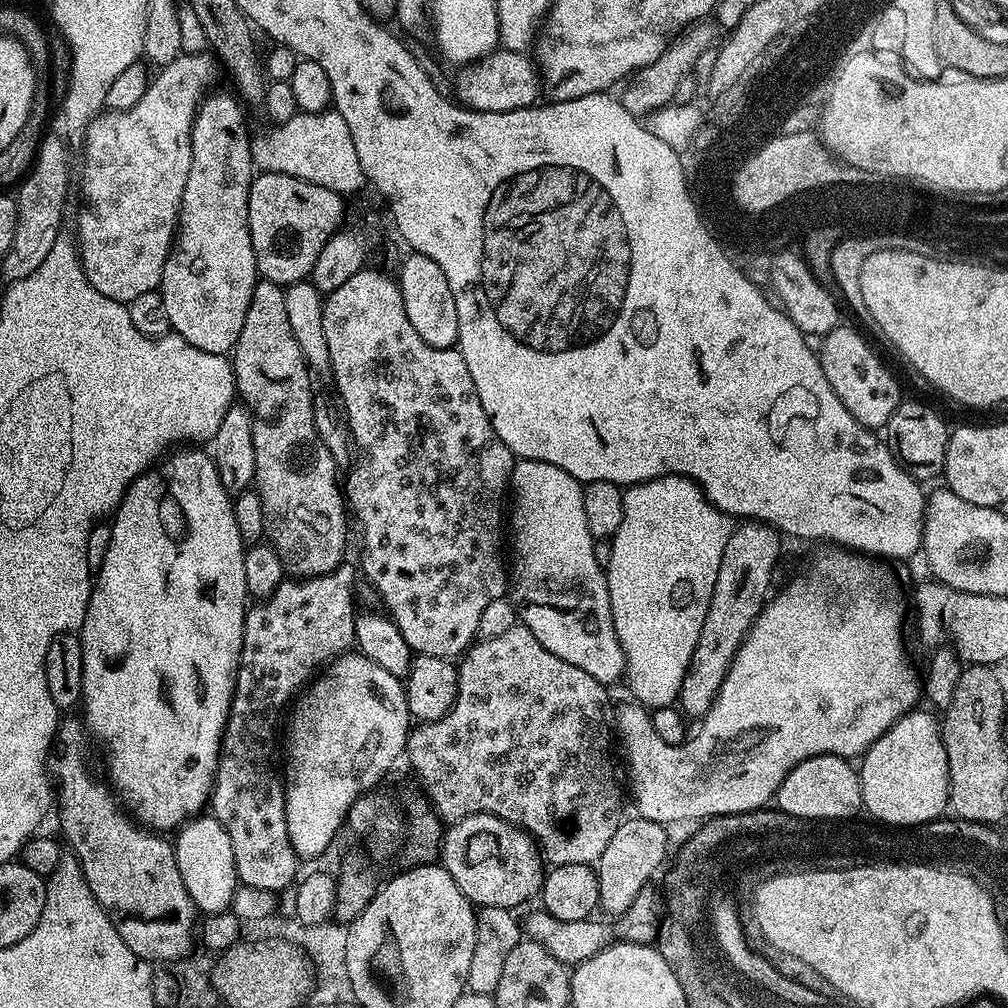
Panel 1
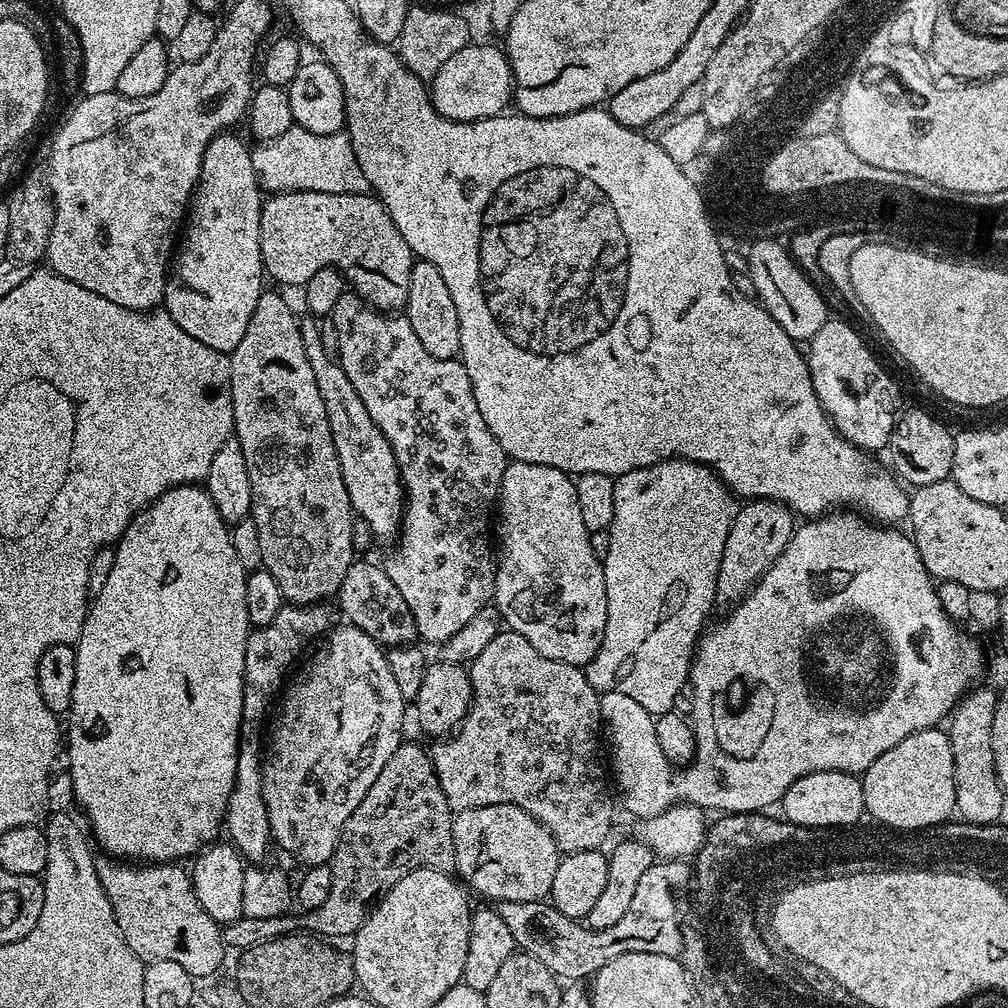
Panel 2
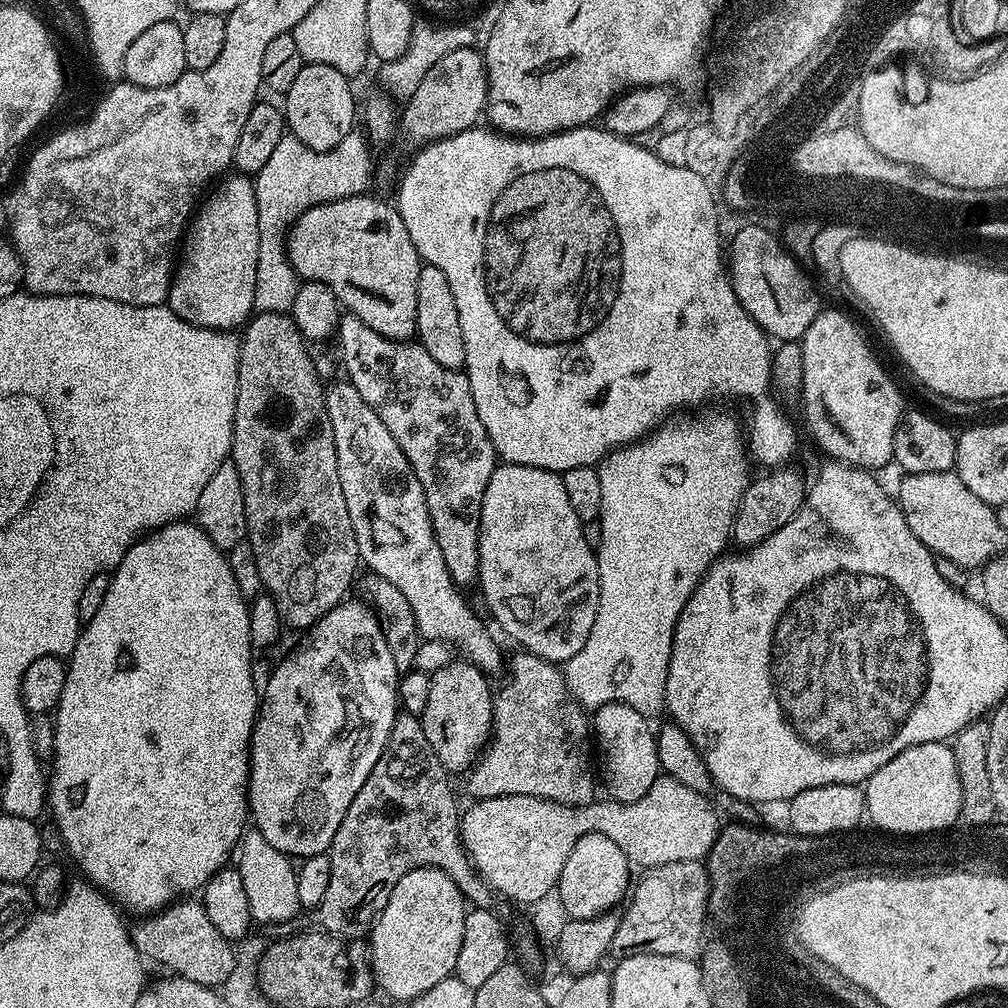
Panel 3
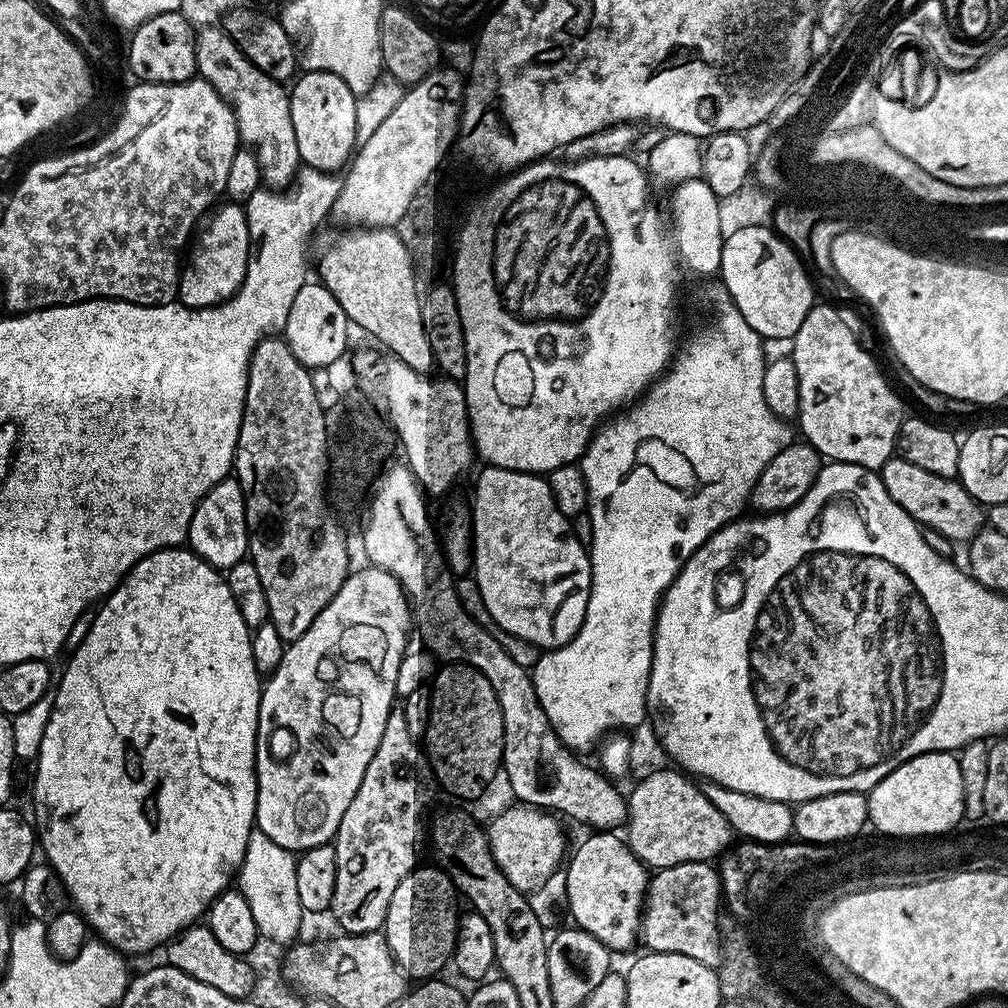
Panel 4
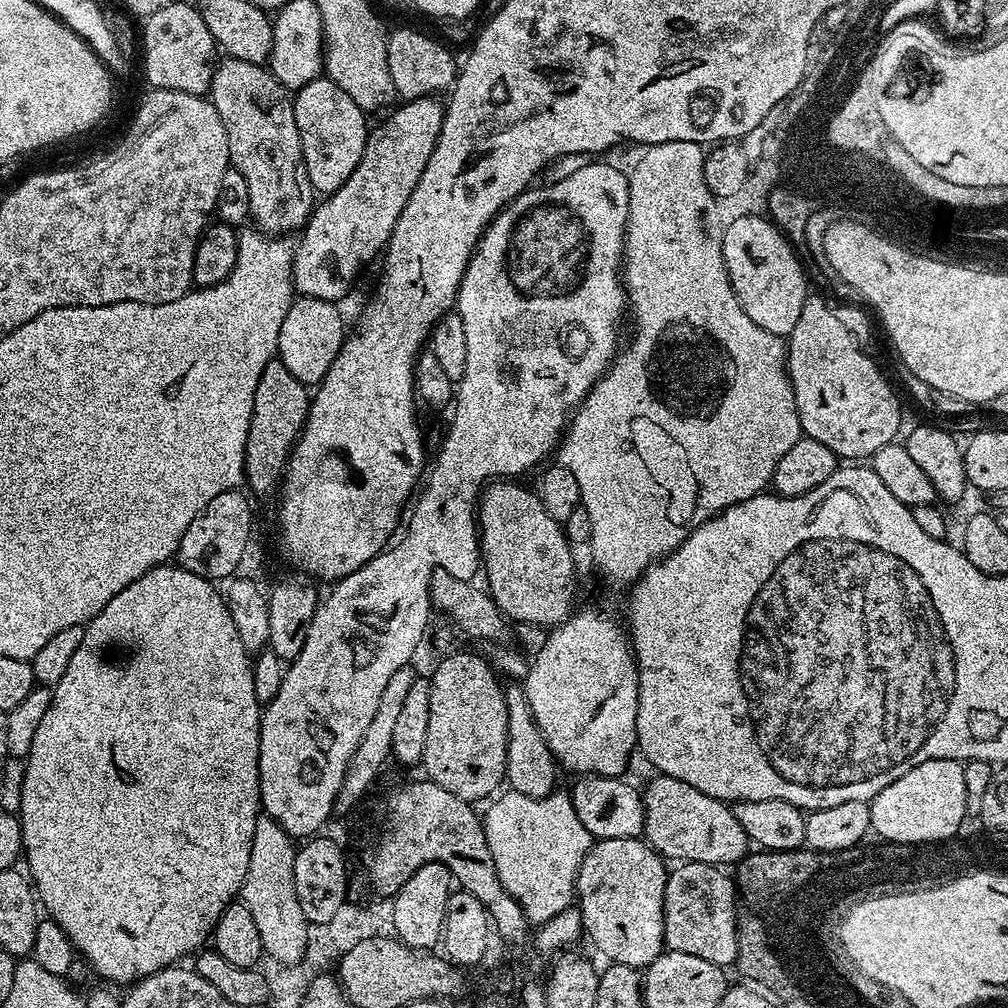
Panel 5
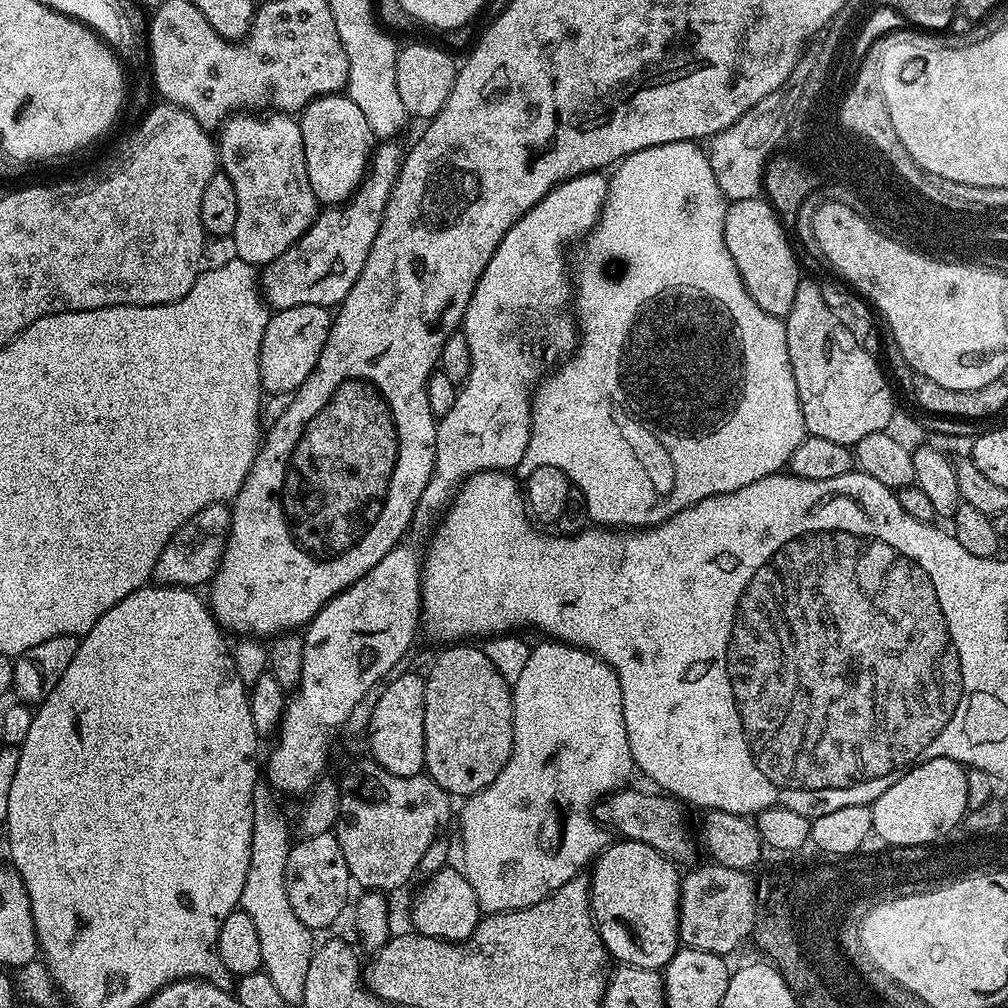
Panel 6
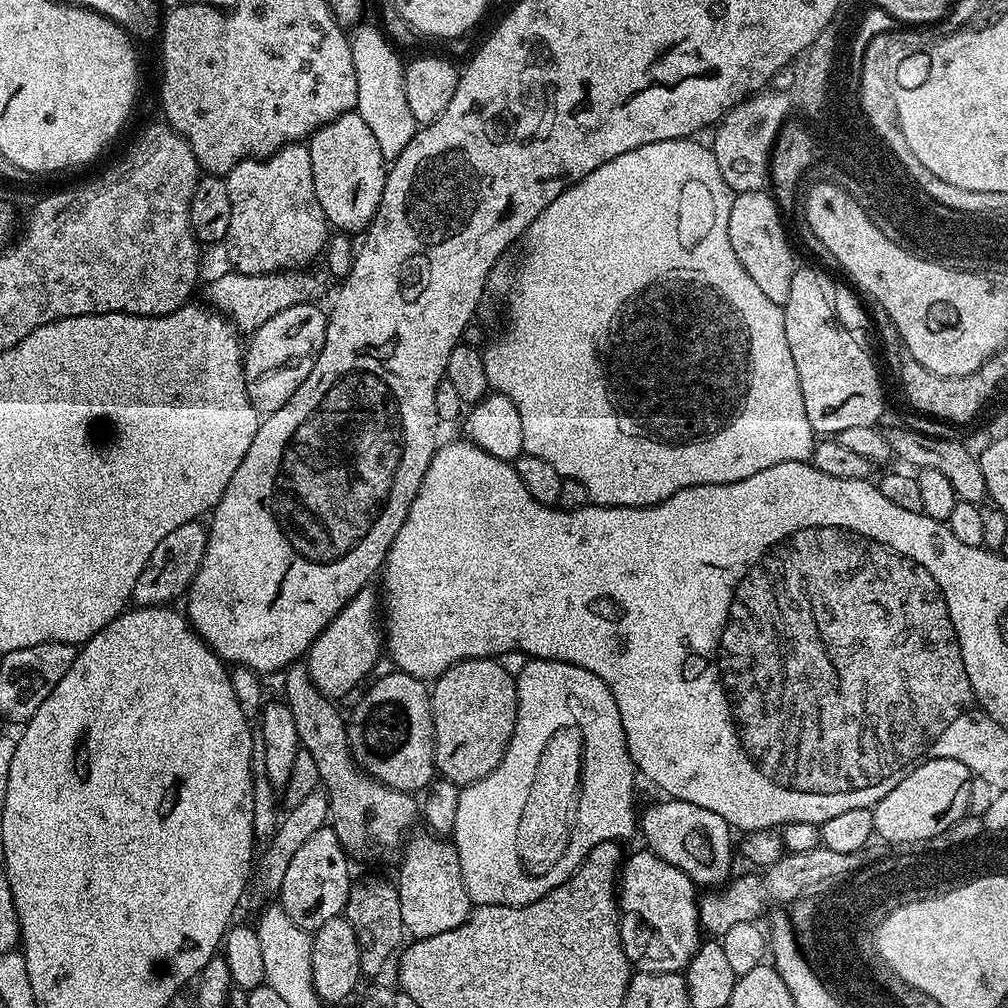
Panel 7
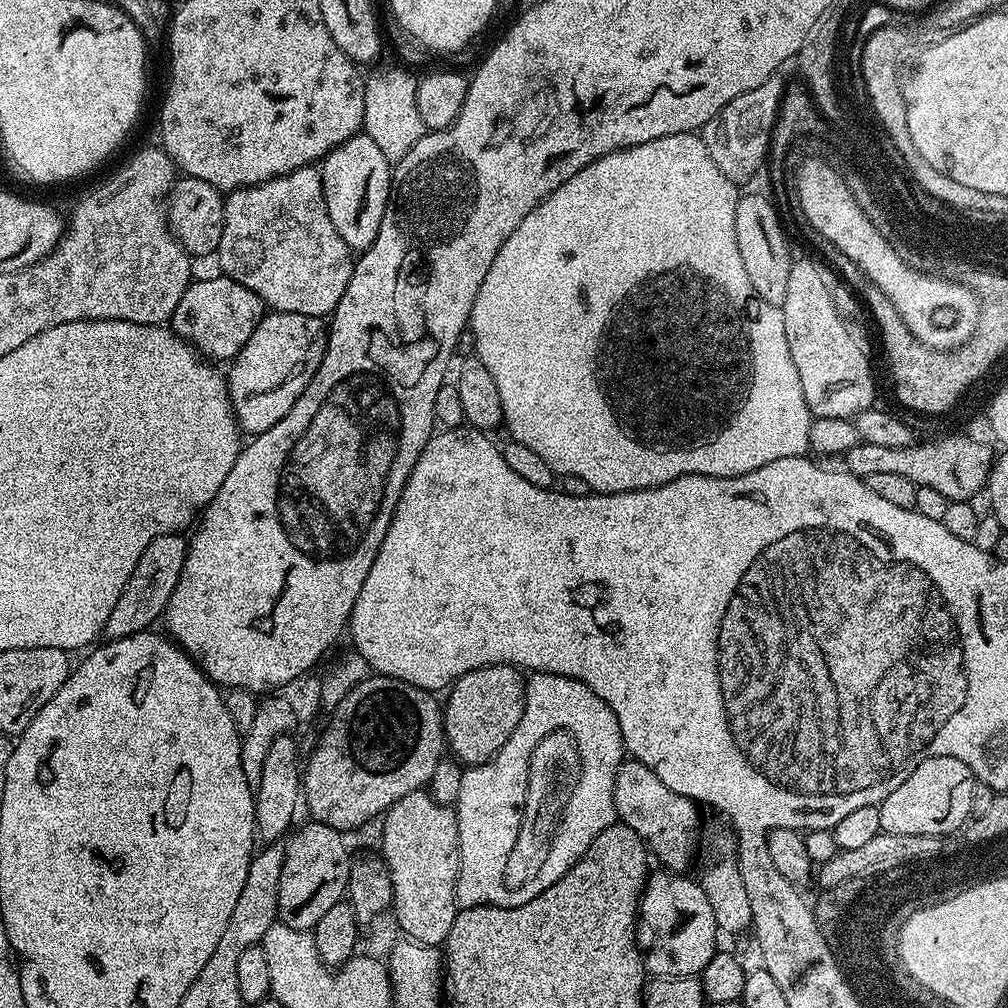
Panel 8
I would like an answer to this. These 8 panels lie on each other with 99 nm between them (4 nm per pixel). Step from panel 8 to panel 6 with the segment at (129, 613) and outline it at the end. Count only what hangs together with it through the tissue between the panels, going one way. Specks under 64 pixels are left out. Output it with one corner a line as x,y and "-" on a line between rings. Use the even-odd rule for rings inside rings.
227,503
206,506
194,518
185,522
166,542
162,554
152,571
156,584
173,584
175,588
199,589
199,584
207,585
216,575
224,547
228,541
228,527
232,524
232,510

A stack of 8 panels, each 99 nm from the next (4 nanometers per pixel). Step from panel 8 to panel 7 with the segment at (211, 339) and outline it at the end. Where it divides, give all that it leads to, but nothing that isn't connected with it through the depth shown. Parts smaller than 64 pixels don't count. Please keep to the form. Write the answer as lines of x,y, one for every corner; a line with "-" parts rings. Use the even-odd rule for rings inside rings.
227,270
216,276
208,284
208,300
215,311
231,319
241,333
251,334
262,326
274,314
280,313
295,304
306,304
317,299
320,284
308,273
308,270
289,270
287,272
271,272
265,276
258,274
242,274
235,270

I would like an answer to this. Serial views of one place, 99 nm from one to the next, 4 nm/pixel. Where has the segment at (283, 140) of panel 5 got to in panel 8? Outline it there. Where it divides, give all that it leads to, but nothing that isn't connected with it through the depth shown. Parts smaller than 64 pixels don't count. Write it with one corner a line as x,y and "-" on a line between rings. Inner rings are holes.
319,167
299,168
285,176
255,184
249,188
235,188
224,201
224,229
218,249
219,271
234,282
254,290
258,298
273,312
310,314
331,317
352,277
354,252
342,242
342,234
330,222
324,197
324,183

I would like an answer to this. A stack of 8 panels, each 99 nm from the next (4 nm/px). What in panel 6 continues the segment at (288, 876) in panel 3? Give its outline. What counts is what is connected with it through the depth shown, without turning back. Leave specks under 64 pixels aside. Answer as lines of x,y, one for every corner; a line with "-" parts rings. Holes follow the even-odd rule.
258,782
254,786
252,813
252,853
250,870
246,874
246,886
242,890
239,907
248,915
250,922
258,929
258,942
262,942
262,971
282,994
285,1005
299,1005
306,986
306,966
314,951
313,929
298,922
298,914
290,910
290,898
286,898
286,858
290,847
288,820
280,809
277,793
271,784

